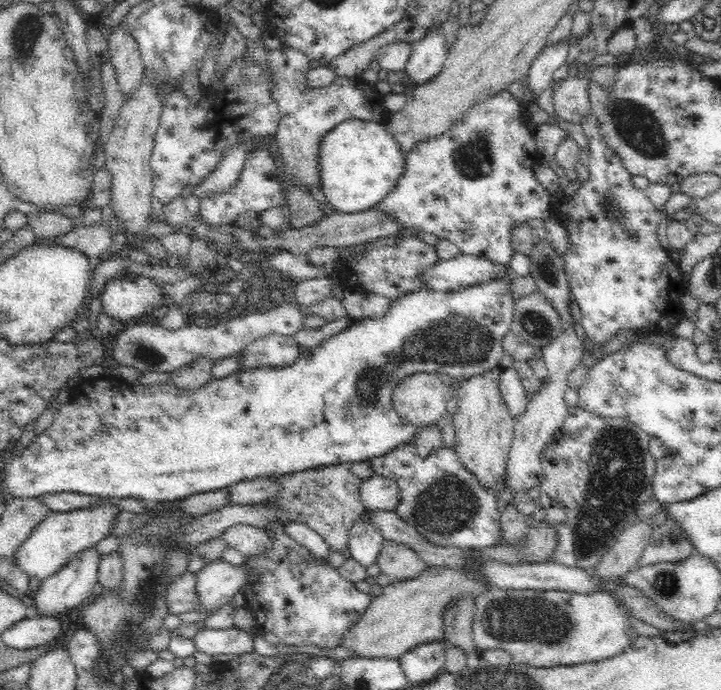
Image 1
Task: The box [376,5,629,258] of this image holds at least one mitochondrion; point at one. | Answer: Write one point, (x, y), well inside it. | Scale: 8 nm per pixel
(474, 158)

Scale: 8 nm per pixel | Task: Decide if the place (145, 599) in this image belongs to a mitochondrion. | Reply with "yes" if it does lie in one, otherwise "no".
yes

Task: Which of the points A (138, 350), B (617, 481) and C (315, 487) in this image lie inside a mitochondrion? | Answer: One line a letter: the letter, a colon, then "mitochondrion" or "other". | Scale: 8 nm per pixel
A: mitochondrion
B: mitochondrion
C: mitochondrion

